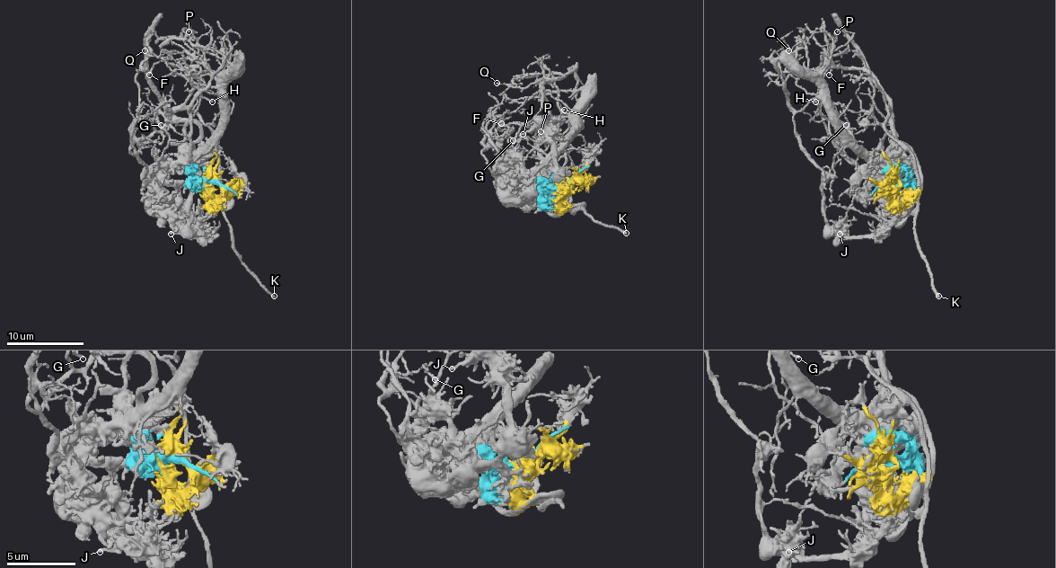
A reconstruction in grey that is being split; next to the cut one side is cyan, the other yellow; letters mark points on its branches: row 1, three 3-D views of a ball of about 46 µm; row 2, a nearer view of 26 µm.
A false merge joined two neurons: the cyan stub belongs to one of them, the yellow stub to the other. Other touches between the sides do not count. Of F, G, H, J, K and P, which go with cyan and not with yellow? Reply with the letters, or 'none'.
F, G, P

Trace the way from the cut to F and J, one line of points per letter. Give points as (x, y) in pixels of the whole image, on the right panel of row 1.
F: (891, 181), (893, 178), (842, 128), (829, 94), (822, 88), (829, 61), (829, 75)
J: (891, 181), (896, 218), (871, 234), (844, 236), (834, 232), (840, 234)

